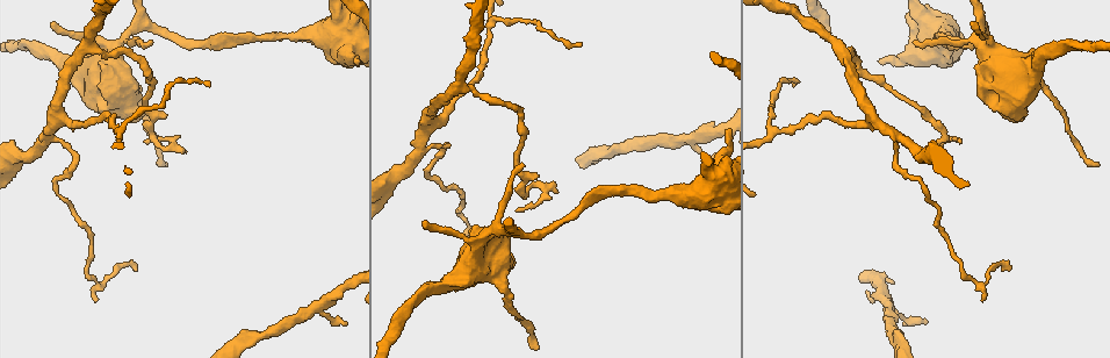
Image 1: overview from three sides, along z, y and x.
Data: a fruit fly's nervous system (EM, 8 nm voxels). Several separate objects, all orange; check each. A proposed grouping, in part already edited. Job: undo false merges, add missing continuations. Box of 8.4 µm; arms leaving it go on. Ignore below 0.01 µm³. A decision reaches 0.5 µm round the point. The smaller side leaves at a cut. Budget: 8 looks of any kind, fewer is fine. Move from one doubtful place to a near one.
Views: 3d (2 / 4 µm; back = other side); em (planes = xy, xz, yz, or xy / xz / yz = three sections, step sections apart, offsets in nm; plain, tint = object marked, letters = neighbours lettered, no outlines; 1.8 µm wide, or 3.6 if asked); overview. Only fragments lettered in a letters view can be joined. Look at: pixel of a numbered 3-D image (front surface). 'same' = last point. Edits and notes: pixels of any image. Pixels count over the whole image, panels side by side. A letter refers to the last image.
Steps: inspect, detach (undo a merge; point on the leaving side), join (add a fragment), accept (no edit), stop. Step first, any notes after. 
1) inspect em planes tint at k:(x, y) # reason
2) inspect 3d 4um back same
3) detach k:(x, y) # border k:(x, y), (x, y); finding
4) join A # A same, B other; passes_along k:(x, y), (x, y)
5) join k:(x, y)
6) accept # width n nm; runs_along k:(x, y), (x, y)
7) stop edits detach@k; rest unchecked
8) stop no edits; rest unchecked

inspect 3d 2um at 1:(924, 320)

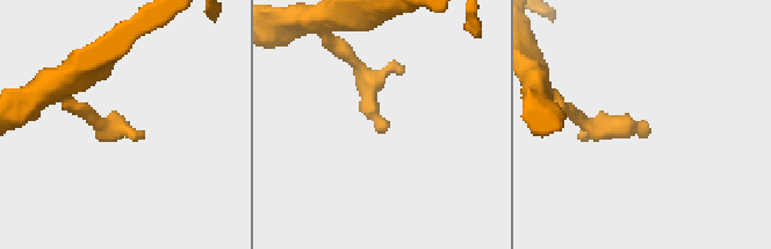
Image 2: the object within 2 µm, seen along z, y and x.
inspect em planes plain at 2:(115, 127)

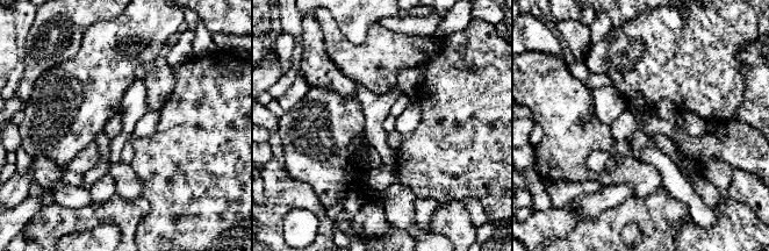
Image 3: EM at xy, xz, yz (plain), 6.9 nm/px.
inspect em planes letters same

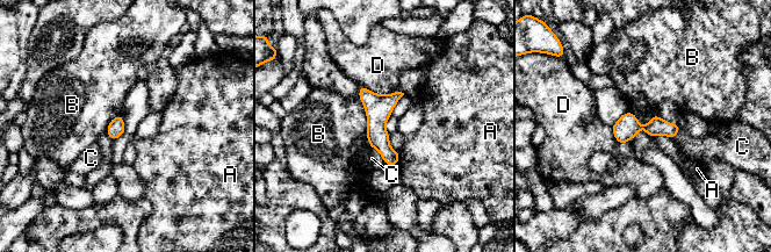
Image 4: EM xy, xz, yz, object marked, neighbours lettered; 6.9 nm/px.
accept # width 120 nm; A other, B other, C other, D other; runs_along 4:(361, 90), (394, 163); no lettered fragment goes on from it

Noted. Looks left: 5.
inspect em yz step 8 letters at 1:(1009, 271) # end of a long branch

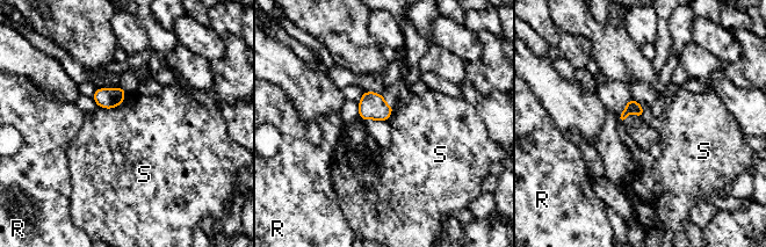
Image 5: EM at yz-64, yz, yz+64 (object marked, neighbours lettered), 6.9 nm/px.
inspect em planes letters same

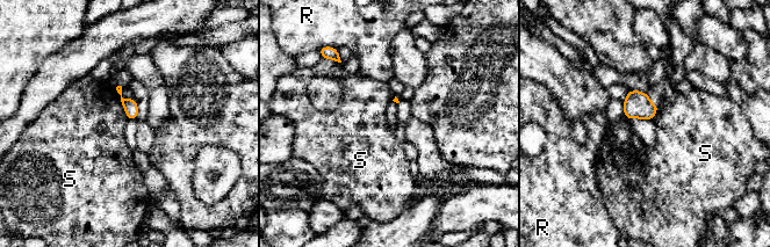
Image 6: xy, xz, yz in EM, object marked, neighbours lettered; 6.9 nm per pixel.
accept # R other, S other; border 6:(115, 87), (128, 118); none of them fits

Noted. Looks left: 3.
inspect 3d 2um at 1:(987, 51) # calibre changes

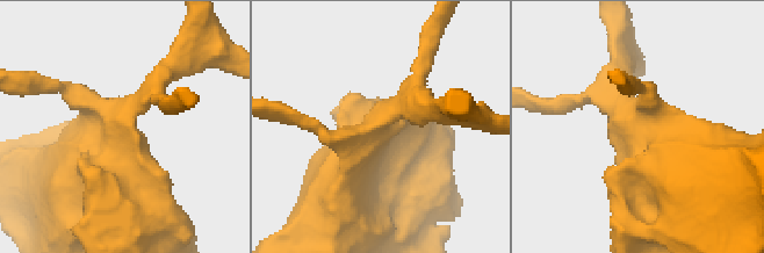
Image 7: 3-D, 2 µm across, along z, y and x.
inspect em 3.6um planes letters at 7:(118, 133) # now the EM

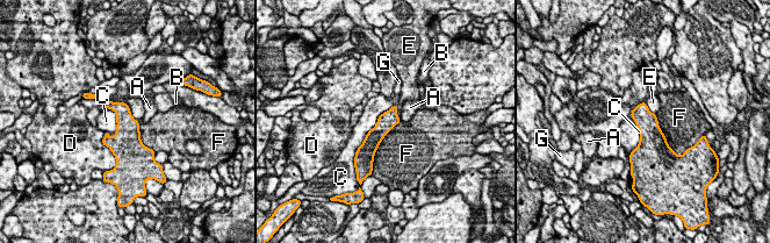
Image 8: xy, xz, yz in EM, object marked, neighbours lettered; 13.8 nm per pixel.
accept # A other, B other, C other, D other, E other, F other, G other; runs_along 8:(394, 109), (383, 127), (365, 148); one cell here

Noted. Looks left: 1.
stop no edits; rest unchecked

